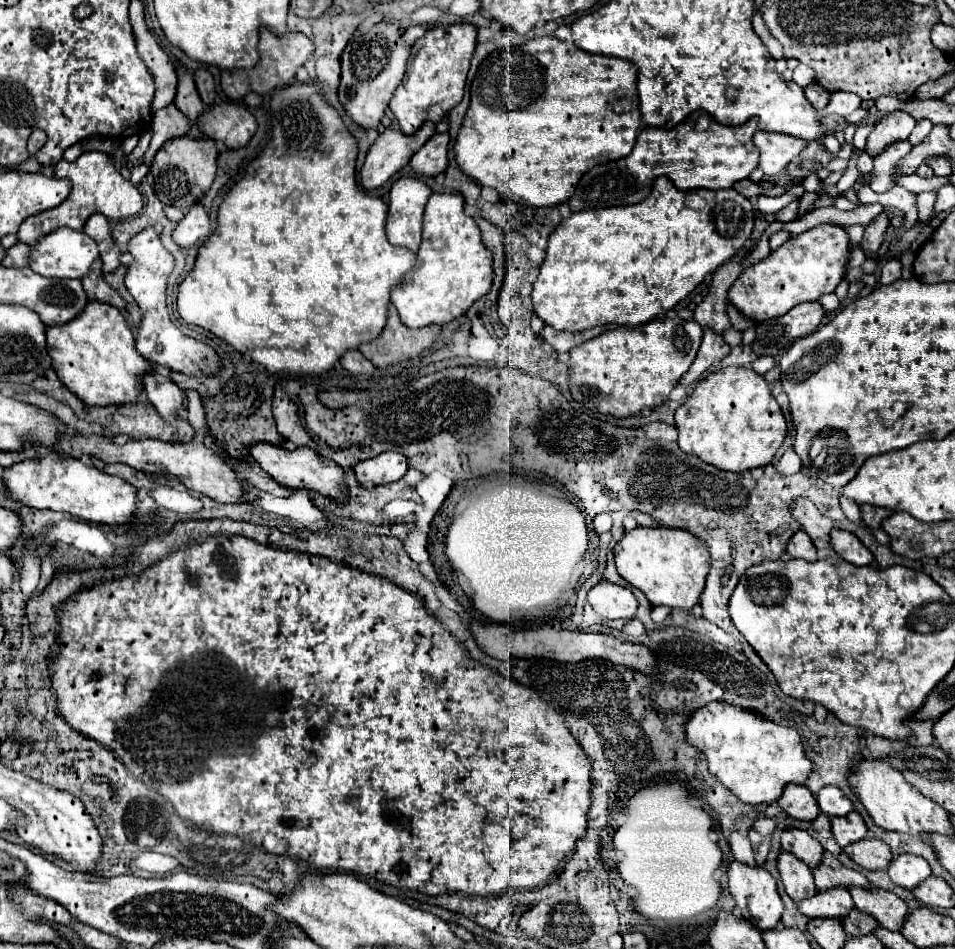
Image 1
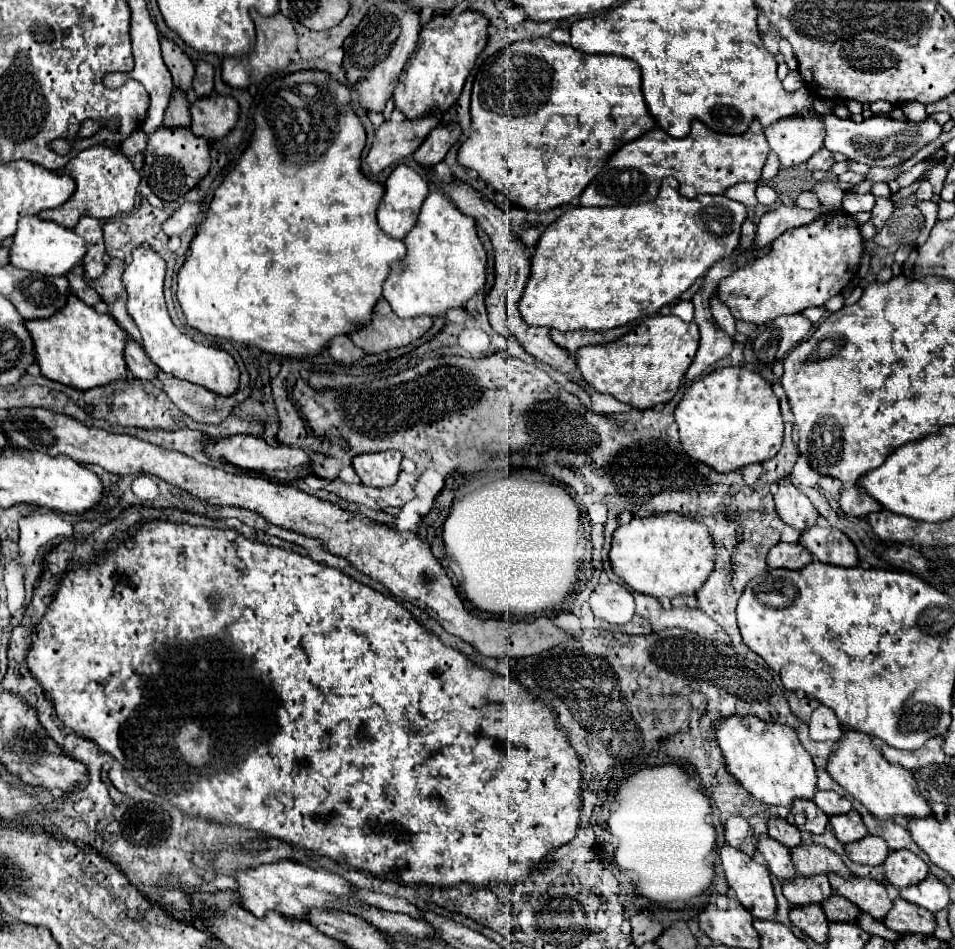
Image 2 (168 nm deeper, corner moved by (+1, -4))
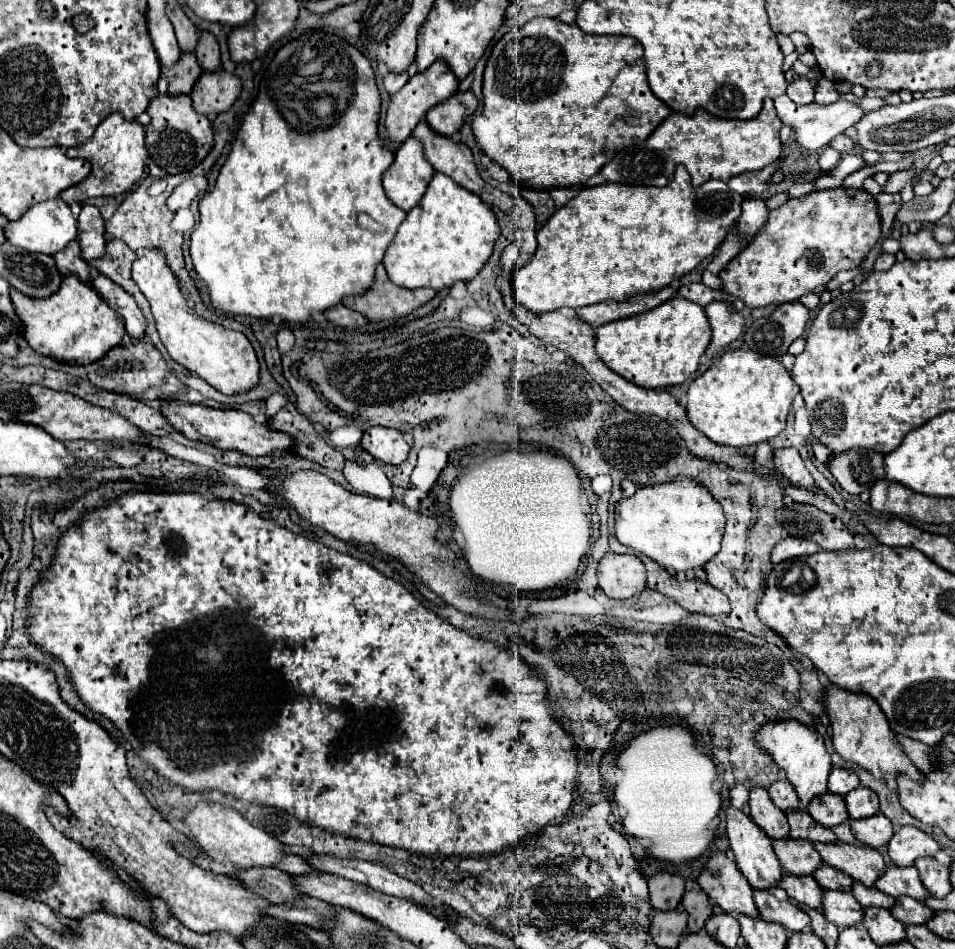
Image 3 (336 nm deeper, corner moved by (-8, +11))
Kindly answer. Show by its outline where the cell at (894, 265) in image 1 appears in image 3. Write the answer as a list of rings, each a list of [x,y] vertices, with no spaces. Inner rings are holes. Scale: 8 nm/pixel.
[[[880,253],[880,255],[876,257],[874,271],[886,271],[886,269],[890,269],[894,263],[896,263],[896,257],[894,257],[894,255],[890,255],[890,253]]]

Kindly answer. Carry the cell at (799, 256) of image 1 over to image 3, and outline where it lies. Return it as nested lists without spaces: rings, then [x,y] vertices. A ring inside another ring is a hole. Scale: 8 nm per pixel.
[[[830,189],[814,191],[804,197],[792,199],[782,209],[774,209],[768,215],[768,223],[758,231],[754,241],[750,241],[722,271],[720,279],[724,283],[724,293],[740,297],[746,307],[766,307],[798,301],[802,295],[814,293],[816,287],[828,285],[828,281],[838,271],[858,269],[868,251],[880,239],[880,217],[876,201],[864,189]]]

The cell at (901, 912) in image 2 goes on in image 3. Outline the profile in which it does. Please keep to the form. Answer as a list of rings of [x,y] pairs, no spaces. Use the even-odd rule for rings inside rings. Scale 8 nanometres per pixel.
[[[888,867],[886,873],[878,879],[876,889],[894,899],[908,895],[908,897],[914,897],[916,901],[924,903],[930,897],[930,893],[926,893],[926,889],[918,877],[918,871],[914,867],[910,867],[910,869]]]

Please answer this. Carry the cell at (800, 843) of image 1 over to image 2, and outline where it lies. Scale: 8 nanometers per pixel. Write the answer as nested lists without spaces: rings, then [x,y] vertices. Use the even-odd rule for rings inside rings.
[[[781,816],[769,818],[767,834],[771,838],[775,838],[777,842],[781,842],[783,846],[787,846],[787,848],[793,848],[793,846],[801,844],[801,832],[793,824],[789,824],[785,818],[781,818]]]

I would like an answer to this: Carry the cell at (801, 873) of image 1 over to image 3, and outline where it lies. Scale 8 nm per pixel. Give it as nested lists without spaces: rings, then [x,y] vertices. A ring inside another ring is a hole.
[[[754,787],[750,791],[750,813],[754,823],[770,837],[770,839],[788,839],[788,819],[768,797],[768,791],[762,787]]]

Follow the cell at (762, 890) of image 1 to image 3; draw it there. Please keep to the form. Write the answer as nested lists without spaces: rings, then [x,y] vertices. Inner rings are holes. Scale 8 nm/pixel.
[[[734,807],[726,809],[726,831],[728,831],[730,849],[736,857],[736,865],[742,871],[742,875],[748,879],[752,889],[770,891],[770,889],[778,887],[778,881],[782,877],[782,867],[774,853],[772,841],[766,837],[766,833],[762,833],[762,829],[758,829],[748,815],[744,815],[742,811],[738,811]]]

